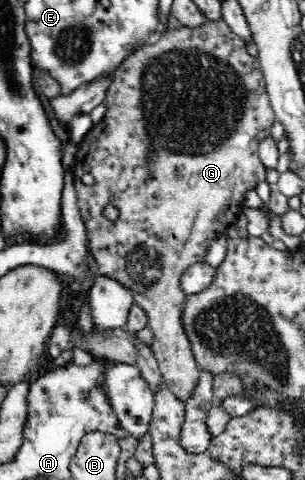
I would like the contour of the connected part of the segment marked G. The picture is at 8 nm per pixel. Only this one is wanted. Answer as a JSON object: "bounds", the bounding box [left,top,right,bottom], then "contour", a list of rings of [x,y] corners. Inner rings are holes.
{"bounds":[71,19,276,402],"contour":[[[223,19],[217,20],[217,22],[207,21],[204,22],[201,26],[196,26],[193,28],[180,25],[180,27],[176,29],[164,31],[156,39],[154,39],[153,42],[141,46],[140,49],[137,49],[133,54],[131,54],[131,56],[127,57],[121,63],[120,68],[115,71],[115,74],[112,76],[112,83],[110,85],[111,86],[107,92],[107,96],[103,102],[106,105],[105,114],[99,123],[94,124],[91,132],[85,136],[83,142],[81,142],[81,144],[78,146],[74,164],[71,166],[73,176],[72,179],[74,180],[74,187],[77,197],[77,208],[79,209],[79,213],[81,213],[81,218],[83,218],[87,244],[90,246],[92,256],[96,260],[99,274],[118,280],[131,292],[131,294],[133,294],[134,303],[141,307],[145,313],[147,313],[148,327],[151,328],[151,331],[153,331],[153,344],[151,344],[150,347],[153,349],[154,356],[158,361],[162,378],[165,381],[165,385],[167,385],[167,389],[169,389],[171,393],[175,394],[175,397],[179,397],[179,399],[185,402],[191,396],[195,386],[197,386],[198,380],[201,378],[201,370],[198,368],[197,362],[195,361],[193,352],[191,350],[190,341],[188,340],[183,327],[183,310],[185,309],[185,302],[188,300],[188,295],[181,289],[180,278],[183,276],[185,270],[204,258],[204,255],[207,254],[207,250],[213,240],[217,239],[220,235],[223,235],[229,226],[236,224],[237,220],[239,220],[238,214],[242,211],[246,211],[243,206],[245,194],[247,194],[247,192],[249,192],[249,190],[252,188],[254,189],[262,180],[265,180],[266,168],[259,158],[258,146],[263,139],[266,139],[267,136],[270,135],[271,127],[273,126],[273,122],[276,120],[275,111],[273,110],[269,100],[269,94],[267,93],[265,85],[265,77],[263,76],[263,71],[261,71],[261,67],[259,66],[259,61],[257,61],[255,57],[251,56],[251,54],[247,52],[246,42],[242,38],[239,38],[236,34],[233,34],[233,31],[229,28],[229,25]],[[105,206],[113,206],[113,208],[117,208],[117,212],[119,212],[119,214],[116,220],[109,220],[109,218],[105,217],[105,214],[103,214],[103,208],[105,208]]]}

